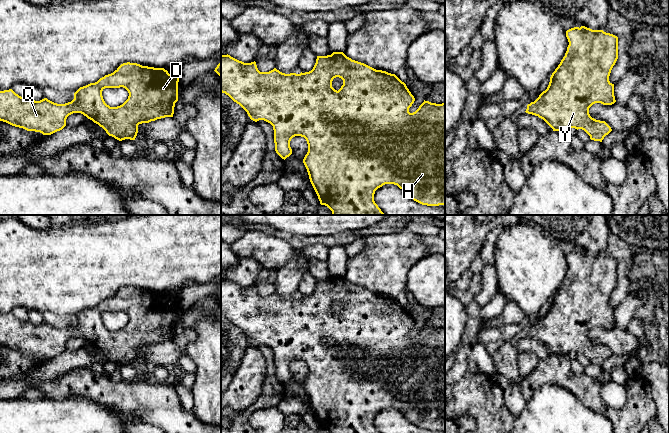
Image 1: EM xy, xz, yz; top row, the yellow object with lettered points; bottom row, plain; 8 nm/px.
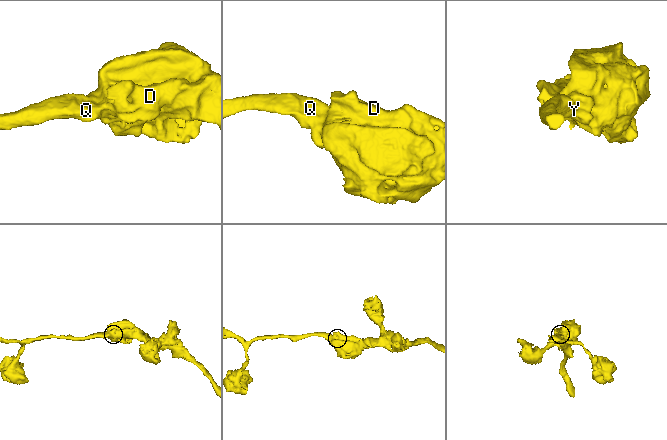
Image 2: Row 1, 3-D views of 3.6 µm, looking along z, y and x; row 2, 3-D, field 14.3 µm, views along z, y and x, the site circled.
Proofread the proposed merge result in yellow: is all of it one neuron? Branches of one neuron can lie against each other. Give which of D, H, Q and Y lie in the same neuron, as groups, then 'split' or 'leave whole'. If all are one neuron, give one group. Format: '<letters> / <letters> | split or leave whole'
D H Q Y | leave whole

